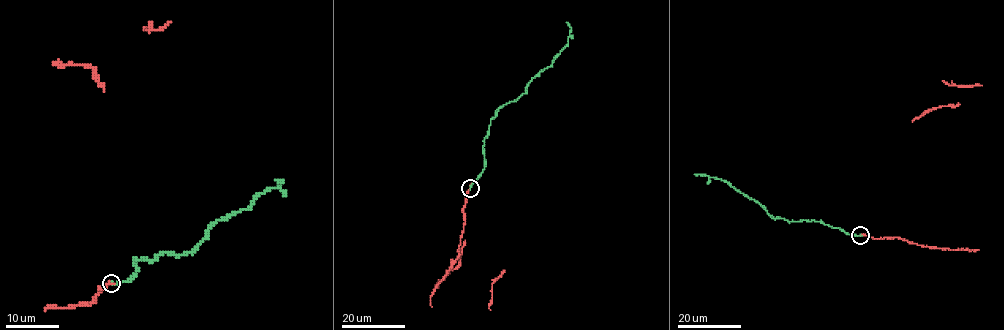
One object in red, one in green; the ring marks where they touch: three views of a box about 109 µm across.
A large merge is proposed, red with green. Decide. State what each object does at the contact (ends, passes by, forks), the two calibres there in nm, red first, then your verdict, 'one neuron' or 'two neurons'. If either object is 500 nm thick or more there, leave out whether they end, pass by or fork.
red passes by | green ends | 100/200 nm | one neuron

